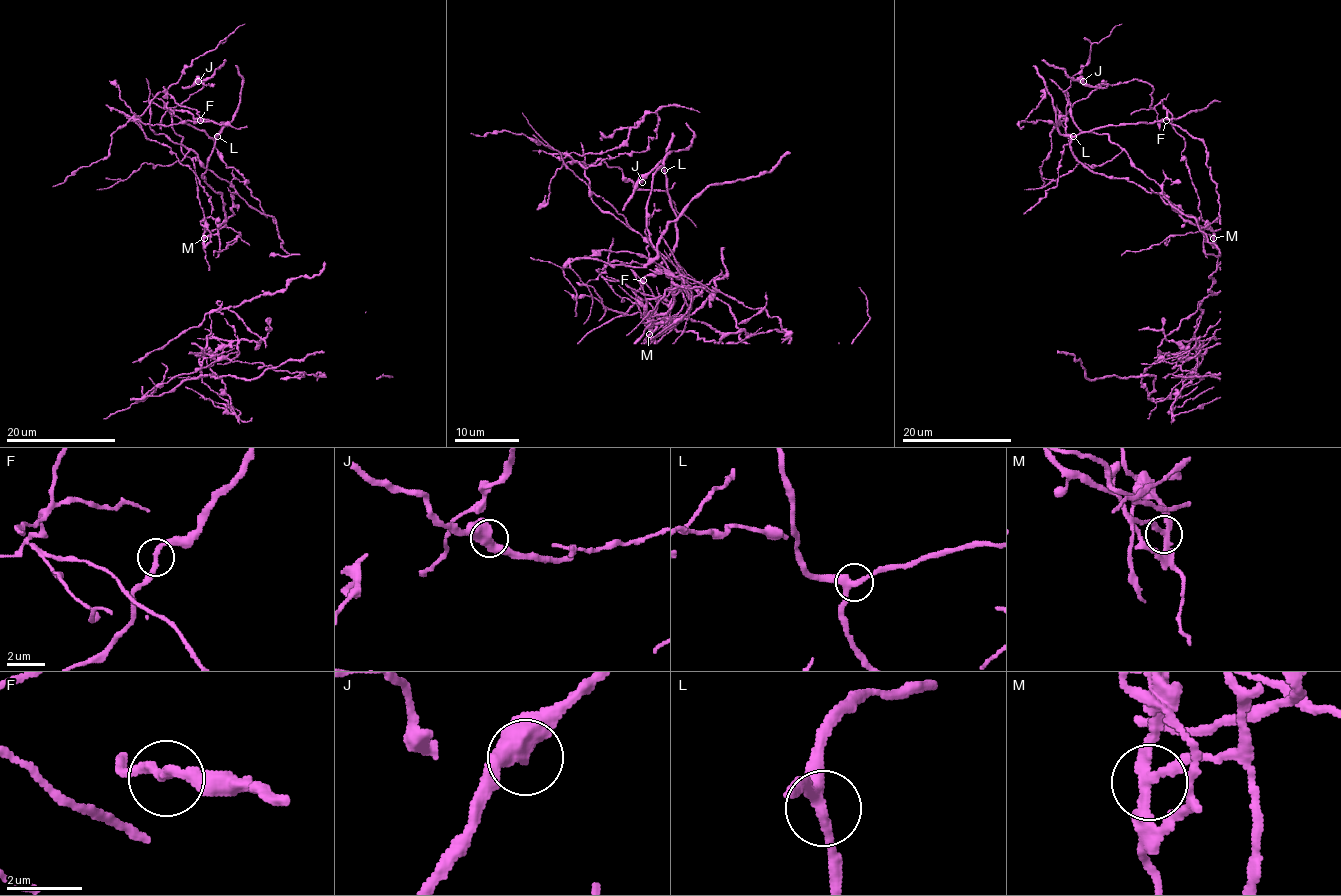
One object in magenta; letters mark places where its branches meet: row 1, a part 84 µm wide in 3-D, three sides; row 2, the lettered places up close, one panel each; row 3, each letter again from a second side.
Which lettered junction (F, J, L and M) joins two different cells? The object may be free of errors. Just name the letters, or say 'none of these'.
M

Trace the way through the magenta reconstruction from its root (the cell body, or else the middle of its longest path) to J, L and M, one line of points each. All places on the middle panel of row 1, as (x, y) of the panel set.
J: (760, 330), (743, 341), (724, 303), (605, 212), (590, 196), (585, 164), (602, 159), (626, 178), (642, 182)
L: (760, 330), (743, 341), (689, 275), (664, 322), (673, 278), (647, 230), (664, 170)
M: (760, 330), (743, 341), (729, 307), (693, 278), (682, 275), (682, 309), (669, 324), (648, 335)

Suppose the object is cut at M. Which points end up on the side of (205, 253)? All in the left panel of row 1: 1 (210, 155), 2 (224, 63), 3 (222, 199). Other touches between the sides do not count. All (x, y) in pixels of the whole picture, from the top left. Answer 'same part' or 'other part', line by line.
1: other part
2: other part
3: other part

